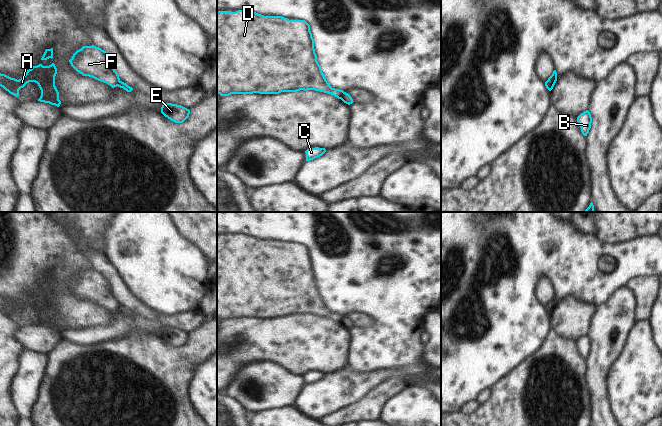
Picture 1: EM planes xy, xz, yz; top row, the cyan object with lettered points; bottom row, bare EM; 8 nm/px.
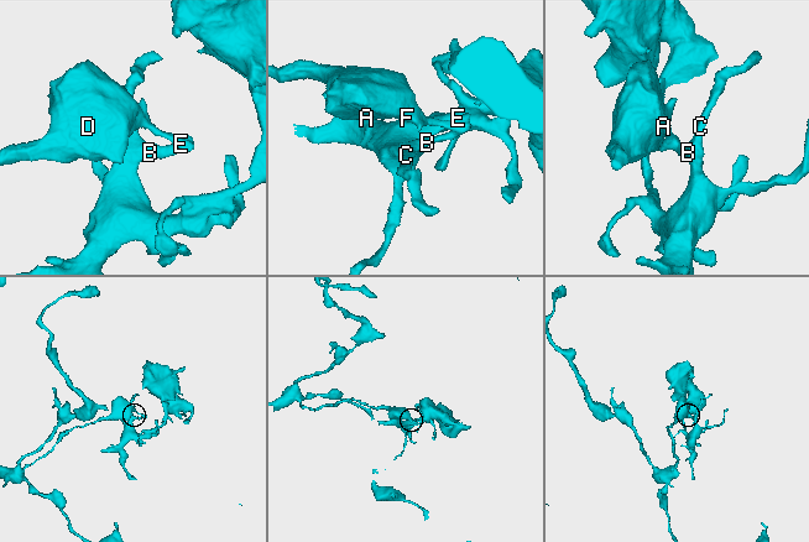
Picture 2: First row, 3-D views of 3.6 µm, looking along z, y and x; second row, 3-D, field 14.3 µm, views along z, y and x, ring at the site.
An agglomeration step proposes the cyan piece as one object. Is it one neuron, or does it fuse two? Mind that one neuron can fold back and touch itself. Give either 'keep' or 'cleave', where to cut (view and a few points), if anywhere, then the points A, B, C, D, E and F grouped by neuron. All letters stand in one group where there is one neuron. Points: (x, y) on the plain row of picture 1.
cleave; cut xz (344, 316), (340, 322); groups A D F / B C E

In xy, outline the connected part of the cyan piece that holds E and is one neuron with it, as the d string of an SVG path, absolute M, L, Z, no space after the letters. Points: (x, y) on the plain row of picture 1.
M165 327L161 337L175 347L183 347L189 341L190 334L181 329Z

